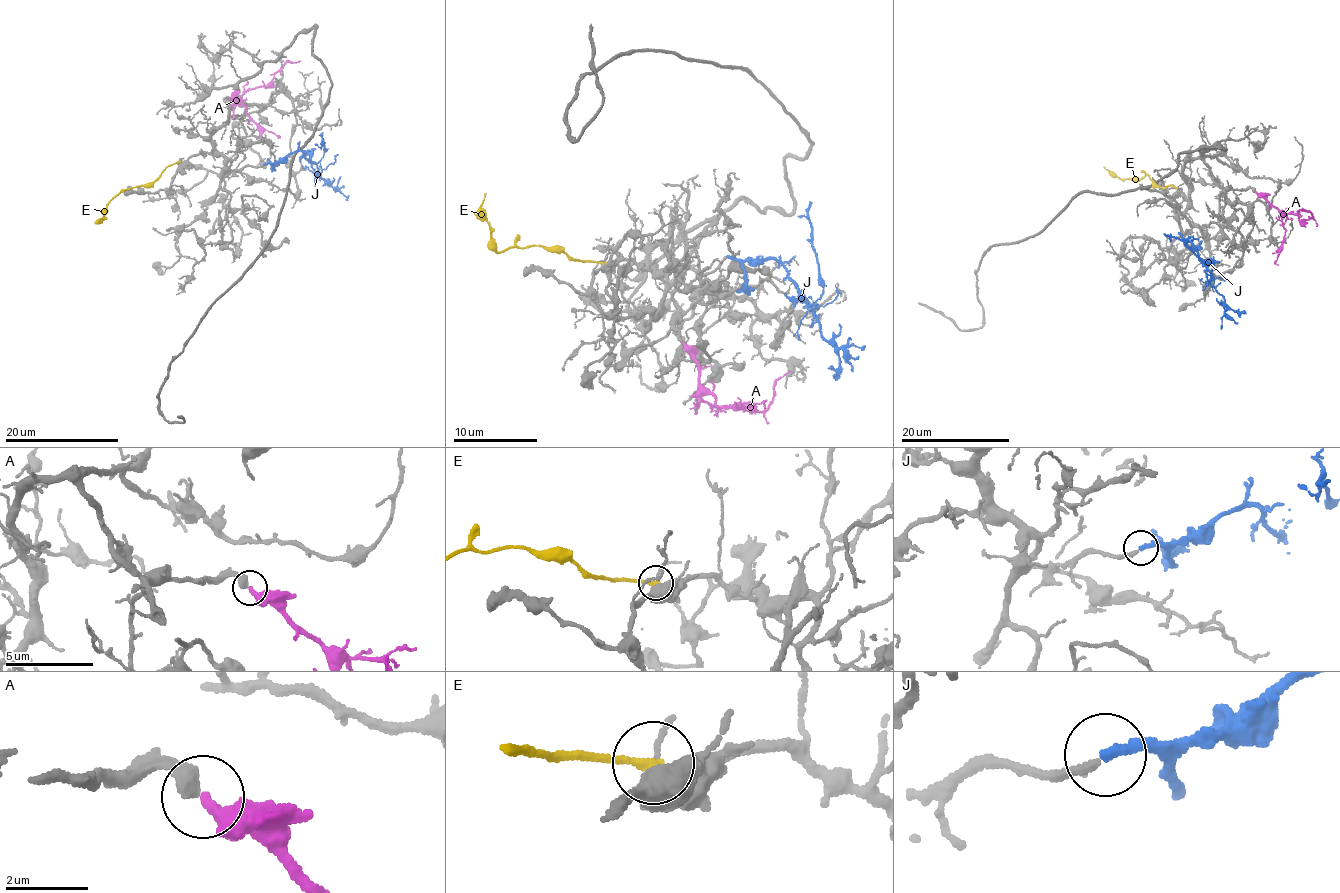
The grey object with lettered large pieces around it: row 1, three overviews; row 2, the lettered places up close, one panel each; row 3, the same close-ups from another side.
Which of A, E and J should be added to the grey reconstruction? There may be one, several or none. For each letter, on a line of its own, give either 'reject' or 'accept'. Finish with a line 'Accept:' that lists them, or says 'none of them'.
A: accept
E: reject
J: reject
Accept: A

